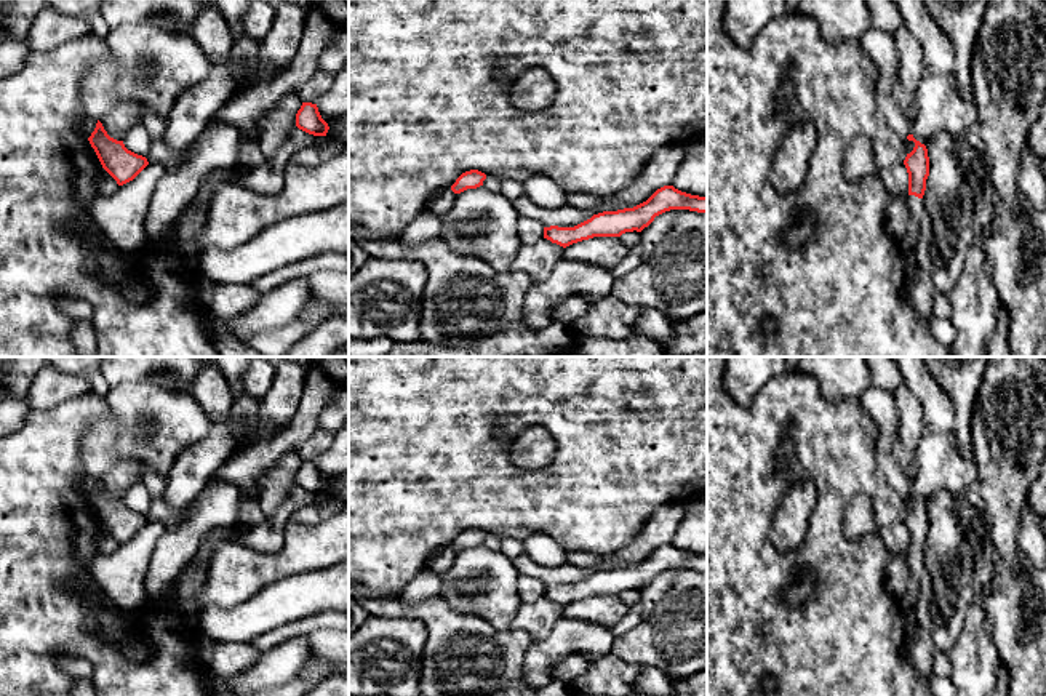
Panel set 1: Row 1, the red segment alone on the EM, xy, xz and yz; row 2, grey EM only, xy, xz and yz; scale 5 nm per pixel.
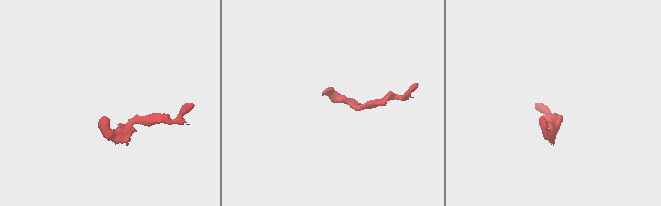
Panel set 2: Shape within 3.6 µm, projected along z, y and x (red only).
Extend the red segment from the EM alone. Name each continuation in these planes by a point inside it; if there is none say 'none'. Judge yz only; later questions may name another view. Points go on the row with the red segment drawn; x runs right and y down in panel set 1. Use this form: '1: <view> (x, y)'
1: yz (878, 45)
2: yz (909, 242)

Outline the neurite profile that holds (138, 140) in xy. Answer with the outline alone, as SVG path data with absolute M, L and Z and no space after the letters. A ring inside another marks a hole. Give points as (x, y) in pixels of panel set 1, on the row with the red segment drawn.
M142 125L133 126L123 138L123 144L128 150L147 157L150 150L152 138Z

